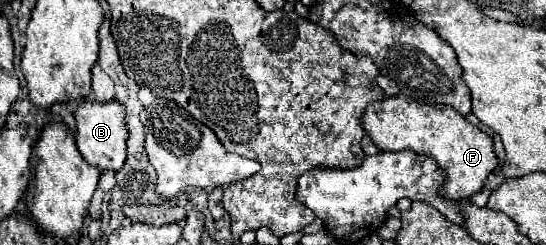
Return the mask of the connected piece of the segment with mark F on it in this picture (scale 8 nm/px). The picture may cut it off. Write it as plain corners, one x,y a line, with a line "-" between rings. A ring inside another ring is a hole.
399,94
369,104
361,116
361,122
363,130
369,134
379,150
411,150
415,154
425,154
433,158
445,170
445,180
441,186
441,196
445,200
459,202
463,198
471,198
483,188
487,176
497,166
491,136
469,124
457,110
449,106
427,106

